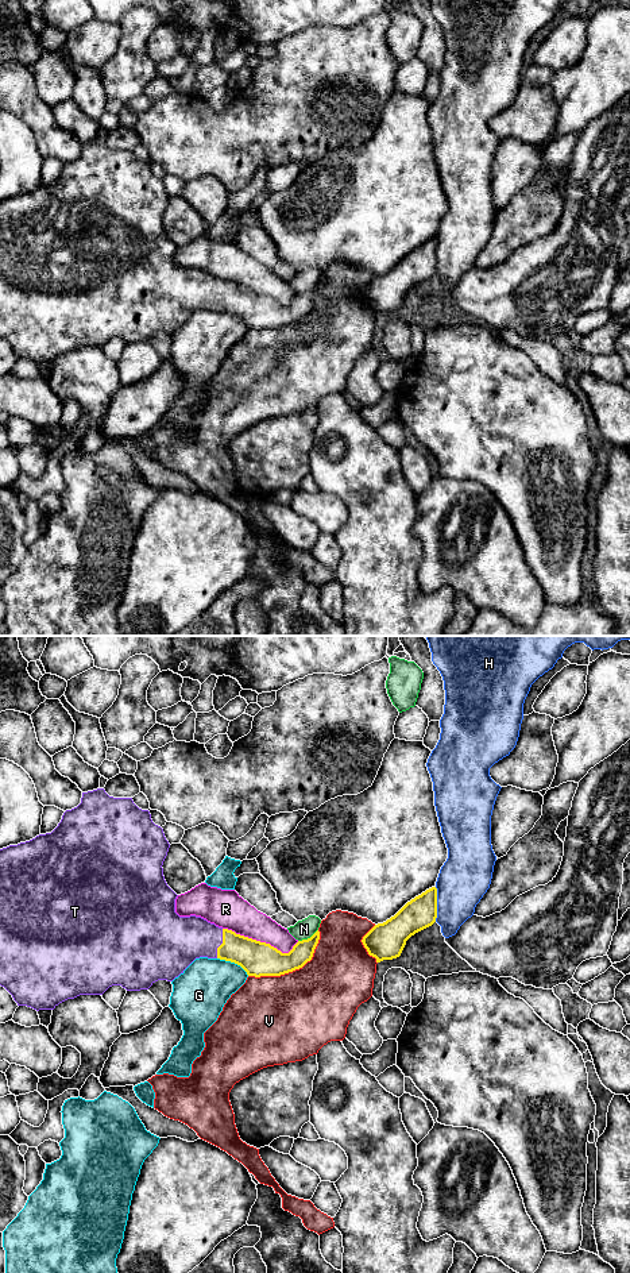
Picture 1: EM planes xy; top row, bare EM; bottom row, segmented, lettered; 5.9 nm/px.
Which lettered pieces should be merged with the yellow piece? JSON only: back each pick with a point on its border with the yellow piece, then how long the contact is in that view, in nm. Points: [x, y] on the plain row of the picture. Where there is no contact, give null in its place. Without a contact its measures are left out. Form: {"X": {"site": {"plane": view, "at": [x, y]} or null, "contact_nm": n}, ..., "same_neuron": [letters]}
{"T": {"site": {"plane": "xy", "at": [221, 296]}, "contact_nm": 180}, "same_neuron": ["T"]}

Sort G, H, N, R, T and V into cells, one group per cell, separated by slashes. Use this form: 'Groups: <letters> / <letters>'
Groups: G / H / N / R / T / V

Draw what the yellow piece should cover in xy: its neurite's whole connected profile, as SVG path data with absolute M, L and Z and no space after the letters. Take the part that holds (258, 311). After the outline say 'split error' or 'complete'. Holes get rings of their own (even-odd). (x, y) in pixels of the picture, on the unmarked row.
M97 140L82 144L81 155L71 162L66 162L51 185L39 186L30 193L0 201L0 337L12 347L18 358L27 358L36 363L54 362L59 355L80 347L103 347L112 337L121 337L127 343L148 342L158 332L173 333L200 309L235 315L248 328L255 329L281 328L302 320L312 312L320 292L318 282L310 290L298 293L289 305L282 305L270 296L219 279L201 269L179 269L175 265L178 247L167 238L162 220L169 200L170 196L165 189L163 181L152 174L148 162L139 161L132 150L113 150L104 140Z; split error

